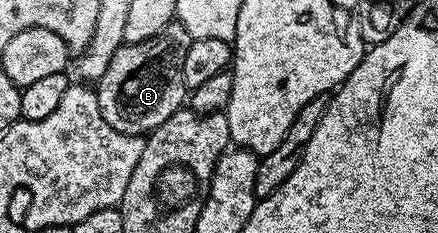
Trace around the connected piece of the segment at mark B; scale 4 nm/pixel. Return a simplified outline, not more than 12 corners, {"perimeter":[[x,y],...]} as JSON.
{"perimeter":[[174,22],[115,50],[95,85],[119,134],[145,136],[187,100],[193,37]]}

